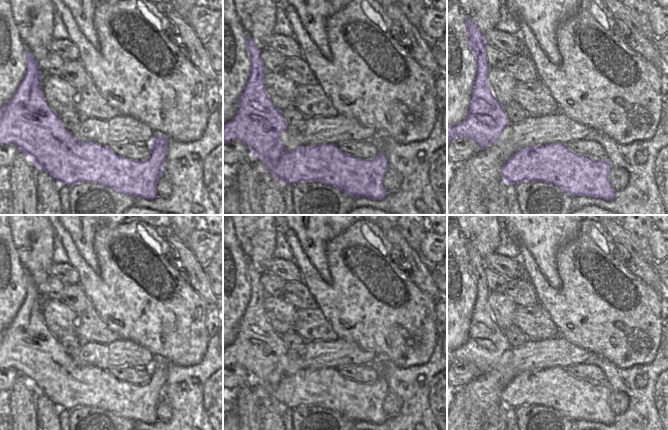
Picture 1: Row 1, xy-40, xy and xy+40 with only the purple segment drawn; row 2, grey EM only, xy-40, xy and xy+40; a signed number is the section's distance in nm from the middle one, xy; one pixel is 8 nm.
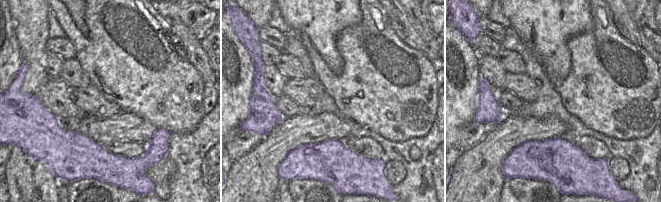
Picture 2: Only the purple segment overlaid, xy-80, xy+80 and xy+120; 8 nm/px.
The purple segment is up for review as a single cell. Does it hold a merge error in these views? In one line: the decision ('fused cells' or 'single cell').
single cell

